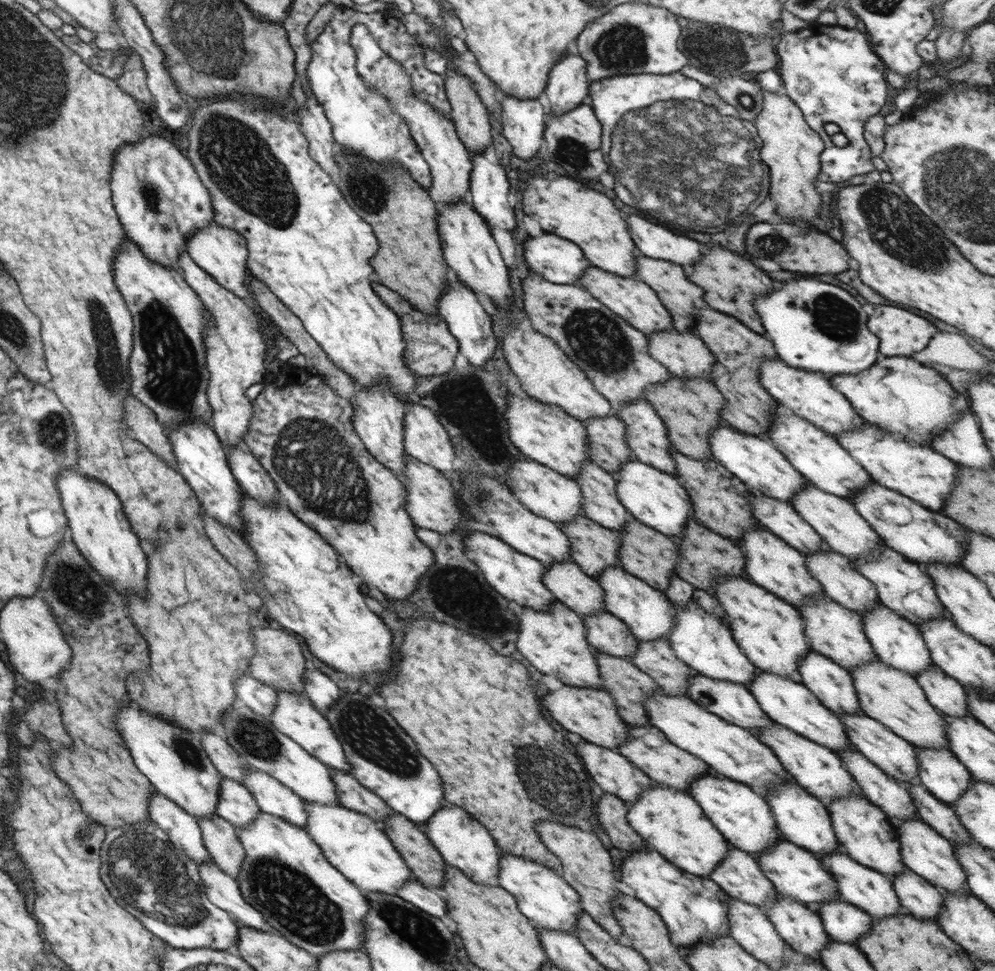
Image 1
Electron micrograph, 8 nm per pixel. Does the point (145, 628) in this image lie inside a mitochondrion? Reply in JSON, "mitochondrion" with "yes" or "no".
{"mitochondrion":"no"}

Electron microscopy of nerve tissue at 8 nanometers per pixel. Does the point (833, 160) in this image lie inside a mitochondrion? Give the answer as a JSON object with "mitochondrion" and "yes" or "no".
{"mitochondrion":"no"}

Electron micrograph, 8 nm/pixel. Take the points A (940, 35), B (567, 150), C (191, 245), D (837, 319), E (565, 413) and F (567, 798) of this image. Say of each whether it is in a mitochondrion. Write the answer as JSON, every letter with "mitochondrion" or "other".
{"A":"other","B":"mitochondrion","C":"other","D":"mitochondrion","E":"other","F":"mitochondrion"}

